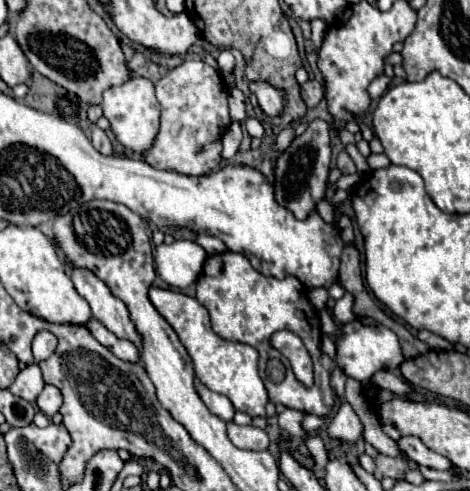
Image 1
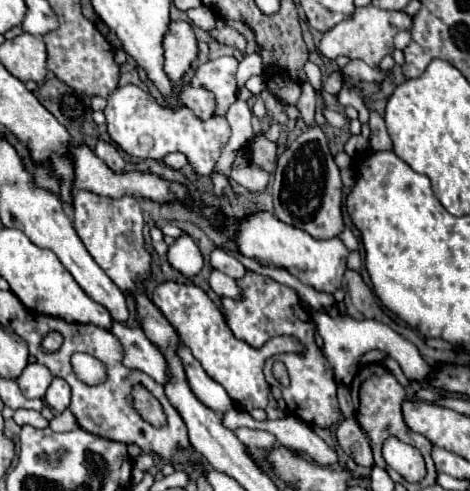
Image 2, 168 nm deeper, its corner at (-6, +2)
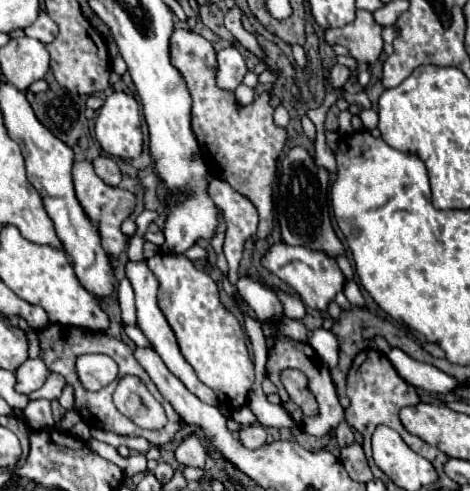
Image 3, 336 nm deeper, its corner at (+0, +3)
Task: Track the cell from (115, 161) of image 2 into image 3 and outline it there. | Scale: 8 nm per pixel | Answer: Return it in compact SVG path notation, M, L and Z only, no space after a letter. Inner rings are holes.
M98 157L92 165L94 165L94 171L98 173L98 177L106 185L112 185L112 187L120 185L122 175L120 175L120 169L118 169L118 165L116 165L114 159L110 159L110 157Z

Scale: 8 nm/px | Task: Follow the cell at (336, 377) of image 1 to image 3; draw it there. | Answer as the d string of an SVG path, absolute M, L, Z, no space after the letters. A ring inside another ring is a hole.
M342 421L338 427L336 427L336 439L338 439L338 445L340 447L348 447L354 443L354 433L352 429L348 427L346 421Z

